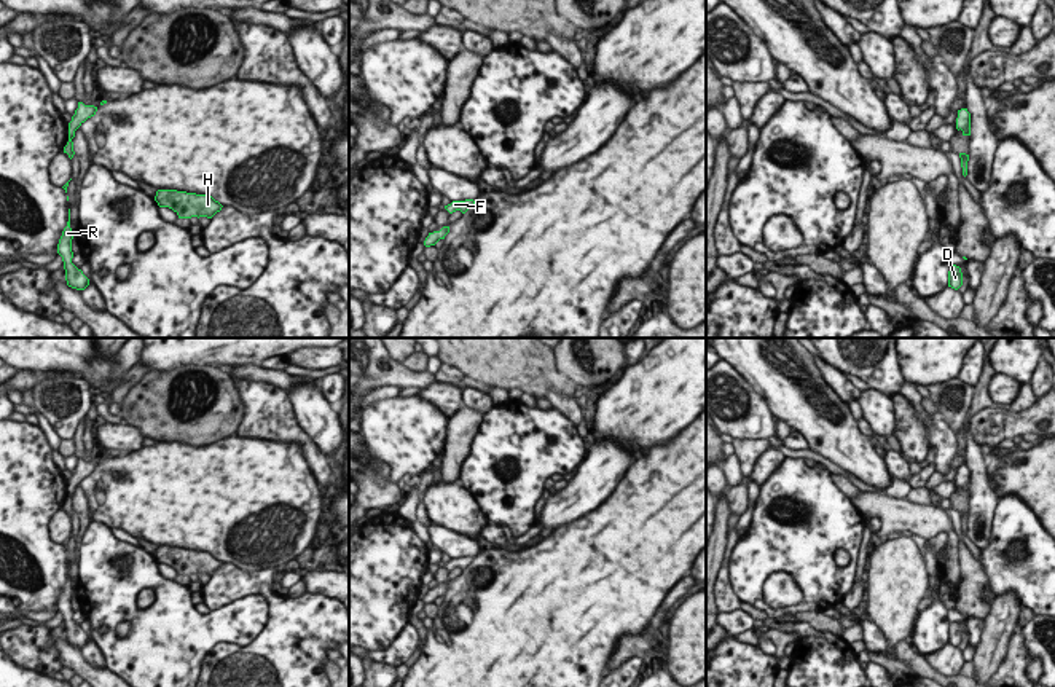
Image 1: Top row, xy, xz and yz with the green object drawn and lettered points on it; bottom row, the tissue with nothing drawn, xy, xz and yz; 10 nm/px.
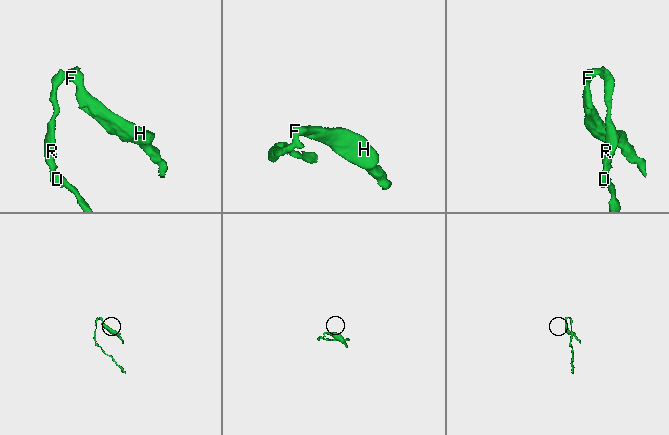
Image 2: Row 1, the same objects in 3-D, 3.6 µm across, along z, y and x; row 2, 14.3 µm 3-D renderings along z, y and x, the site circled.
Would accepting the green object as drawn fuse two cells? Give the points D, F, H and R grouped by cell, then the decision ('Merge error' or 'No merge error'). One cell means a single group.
Groups: D F H R. No merge error

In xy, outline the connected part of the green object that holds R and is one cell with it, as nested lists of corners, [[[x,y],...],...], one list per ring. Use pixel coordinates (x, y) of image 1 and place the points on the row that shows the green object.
[[[69,209],[69,222],[59,239],[57,253],[62,257],[64,261],[67,285],[76,290],[84,290],[89,285],[89,279],[83,274],[81,269],[78,269],[72,263],[73,258],[72,239],[73,239],[73,231],[70,228],[70,209]]]

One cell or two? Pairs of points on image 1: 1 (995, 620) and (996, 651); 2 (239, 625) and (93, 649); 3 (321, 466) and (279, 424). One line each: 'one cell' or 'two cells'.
1: one cell
2: two cells
3: one cell

